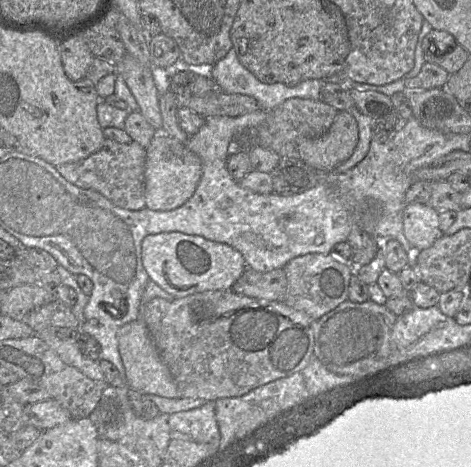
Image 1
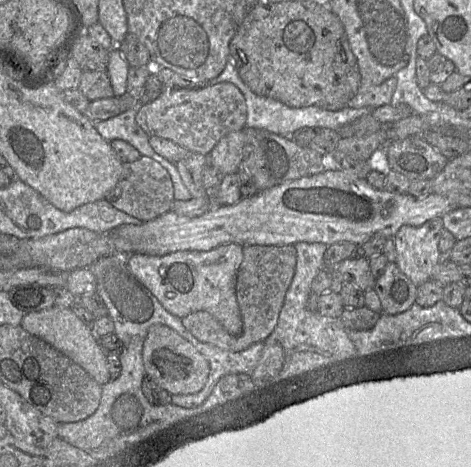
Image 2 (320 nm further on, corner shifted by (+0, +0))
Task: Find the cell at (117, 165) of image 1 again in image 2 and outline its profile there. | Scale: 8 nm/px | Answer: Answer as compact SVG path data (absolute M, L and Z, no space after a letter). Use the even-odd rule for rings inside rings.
M141 156L134 162L122 164L118 182L105 196L116 209L137 218L141 222L151 221L171 209L174 201L174 188L169 173L158 162Z

